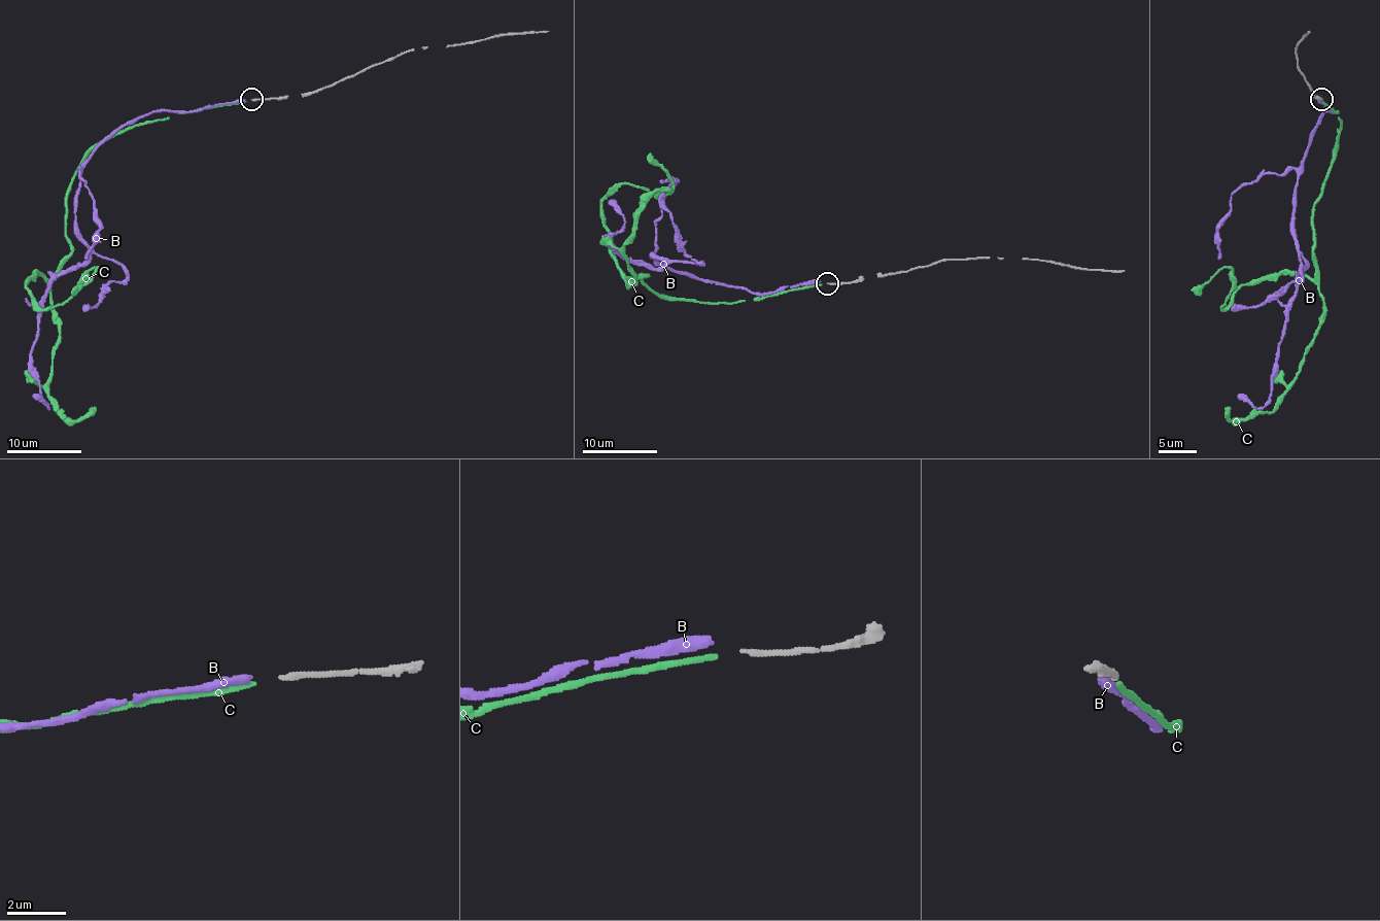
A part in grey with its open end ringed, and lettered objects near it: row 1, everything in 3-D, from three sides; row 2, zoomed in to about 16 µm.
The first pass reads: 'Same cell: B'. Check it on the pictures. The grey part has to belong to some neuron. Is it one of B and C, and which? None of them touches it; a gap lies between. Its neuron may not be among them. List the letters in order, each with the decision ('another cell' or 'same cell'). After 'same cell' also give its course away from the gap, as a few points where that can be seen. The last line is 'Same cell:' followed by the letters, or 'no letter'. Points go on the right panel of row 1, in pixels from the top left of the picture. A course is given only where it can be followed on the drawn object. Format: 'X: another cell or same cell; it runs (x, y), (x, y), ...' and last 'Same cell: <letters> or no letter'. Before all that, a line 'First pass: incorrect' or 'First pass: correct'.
First pass: incorrect
B: another cell
C: same cell; it runs (1322, 102), (1341, 121), (1313, 212), (1315, 276), (1268, 274), (1225, 308), (1233, 270), (1223, 267), (1194, 293)
Same cell: C

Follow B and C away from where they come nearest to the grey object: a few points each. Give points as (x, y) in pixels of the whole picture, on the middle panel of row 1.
B: (820, 280), (762, 294), (660, 257), (660, 268), (637, 266), (607, 238), (625, 225), (608, 200)
C: (822, 284), (722, 303), (662, 298), (646, 273), (627, 277), (602, 200), (623, 183), (671, 191), (648, 156)

